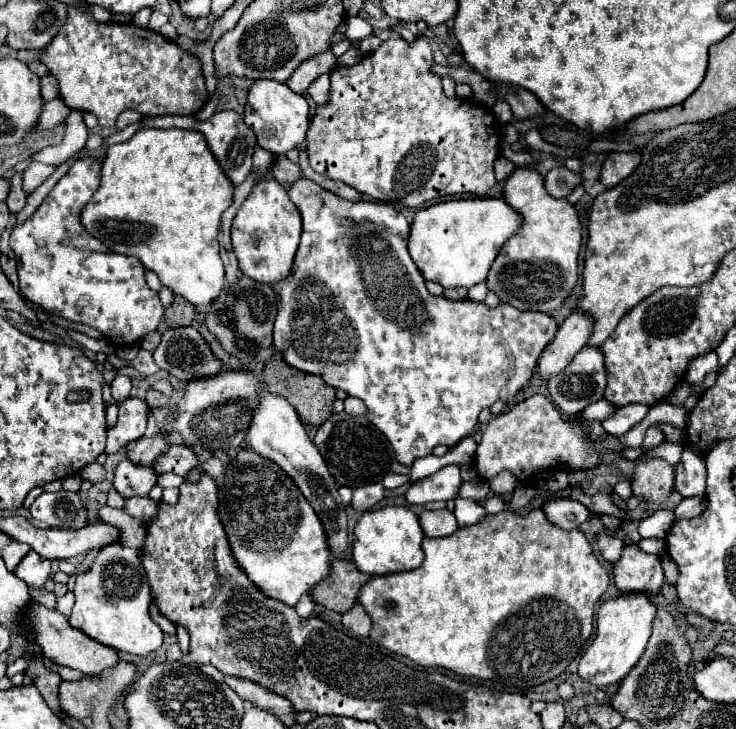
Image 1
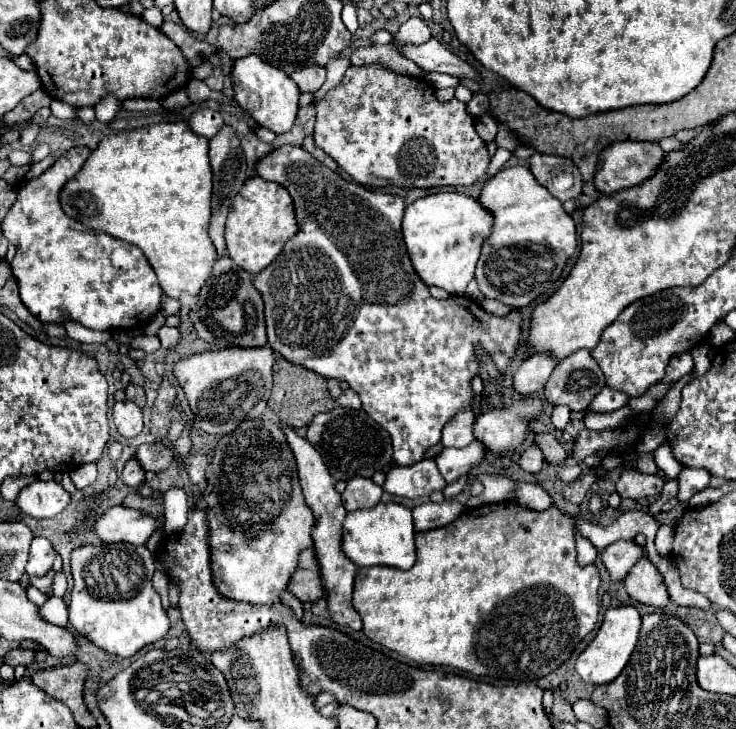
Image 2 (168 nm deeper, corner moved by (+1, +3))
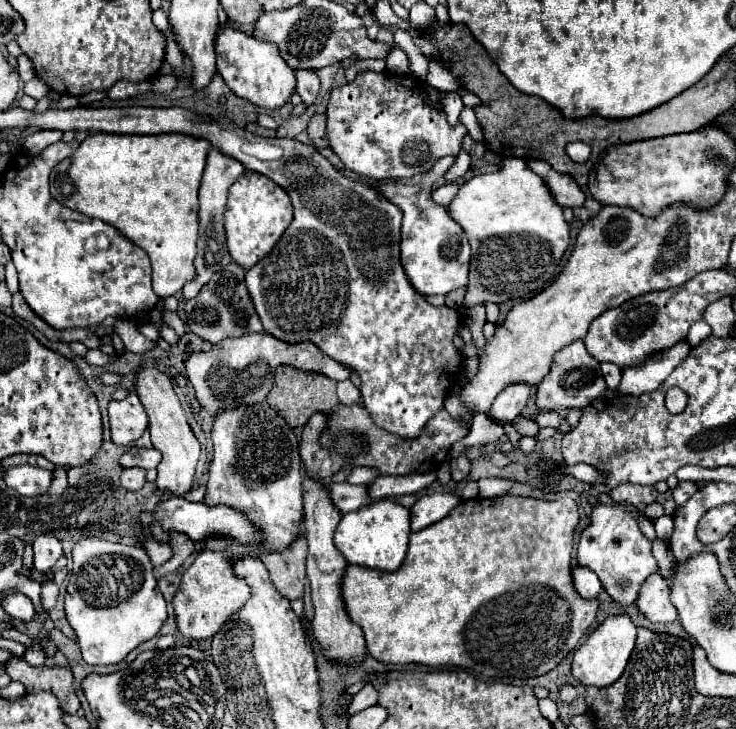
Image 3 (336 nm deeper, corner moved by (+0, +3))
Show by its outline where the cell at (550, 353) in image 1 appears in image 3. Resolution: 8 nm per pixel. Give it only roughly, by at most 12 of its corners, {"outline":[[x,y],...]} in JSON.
{"outline":[[527,384],[507,386],[487,412],[491,422],[515,420],[531,396]]}

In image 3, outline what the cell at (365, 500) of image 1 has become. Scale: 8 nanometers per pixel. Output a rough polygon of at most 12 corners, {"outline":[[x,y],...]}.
{"outline":[[323,482],[341,514],[371,502],[365,486]]}

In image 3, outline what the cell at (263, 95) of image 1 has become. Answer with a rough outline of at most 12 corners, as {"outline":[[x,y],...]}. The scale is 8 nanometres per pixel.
{"outline":[[217,28],[217,72],[241,98],[279,108],[295,72],[273,42]]}

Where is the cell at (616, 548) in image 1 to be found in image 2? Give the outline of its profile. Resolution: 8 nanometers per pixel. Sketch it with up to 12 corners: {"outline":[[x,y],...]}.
{"outline":[[616,540],[604,548],[602,562],[612,580],[638,562],[642,550],[634,540]]}

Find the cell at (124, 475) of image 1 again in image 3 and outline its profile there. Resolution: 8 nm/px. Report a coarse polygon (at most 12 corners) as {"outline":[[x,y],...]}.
{"outline":[[125,468],[121,486],[139,490],[145,484],[145,470]]}

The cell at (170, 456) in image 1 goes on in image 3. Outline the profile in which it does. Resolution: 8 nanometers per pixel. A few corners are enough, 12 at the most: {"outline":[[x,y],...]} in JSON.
{"outline":[[133,446],[121,456],[123,468],[157,468],[155,448]]}

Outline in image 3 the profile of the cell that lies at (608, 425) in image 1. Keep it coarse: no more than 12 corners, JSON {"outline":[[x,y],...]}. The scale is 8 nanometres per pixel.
{"outline":[[601,364],[607,386],[617,390],[621,370],[615,364]]}

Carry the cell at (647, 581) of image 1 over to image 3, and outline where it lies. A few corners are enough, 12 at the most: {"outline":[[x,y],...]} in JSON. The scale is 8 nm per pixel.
{"outline":[[653,574],[641,586],[637,606],[655,624],[673,624],[677,608],[669,582]]}

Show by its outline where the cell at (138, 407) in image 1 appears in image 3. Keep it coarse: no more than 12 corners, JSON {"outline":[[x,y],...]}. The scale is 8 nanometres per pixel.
{"outline":[[135,392],[111,400],[111,440],[131,446],[147,430],[147,412]]}

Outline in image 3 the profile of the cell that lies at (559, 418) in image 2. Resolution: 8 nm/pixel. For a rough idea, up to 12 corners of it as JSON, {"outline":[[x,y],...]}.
{"outline":[[541,412],[535,422],[551,428],[559,428],[563,418],[557,412]]}

